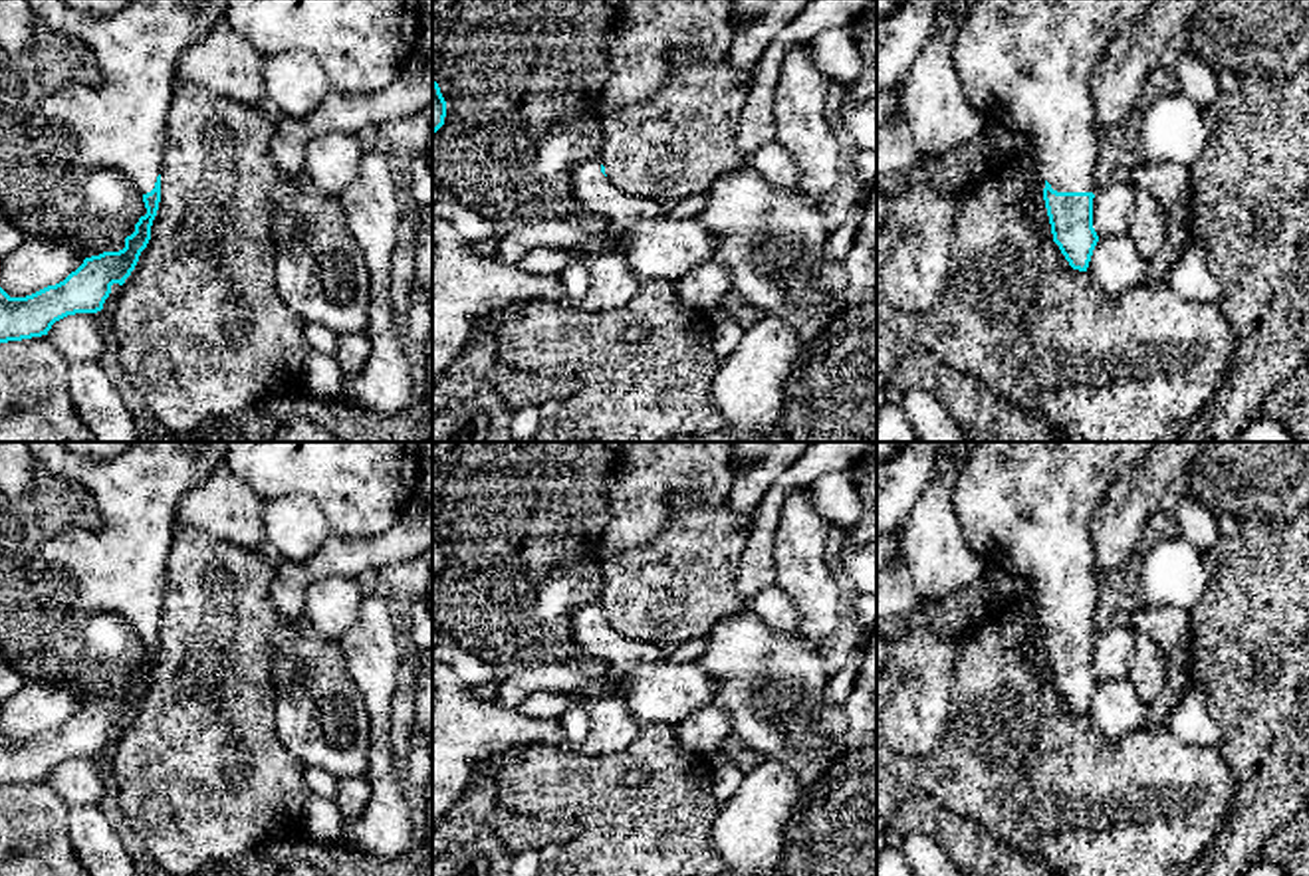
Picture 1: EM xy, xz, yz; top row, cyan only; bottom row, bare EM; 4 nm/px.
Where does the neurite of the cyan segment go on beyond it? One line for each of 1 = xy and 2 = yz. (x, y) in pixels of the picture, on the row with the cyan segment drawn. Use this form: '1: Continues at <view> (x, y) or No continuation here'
1: Continues at xy (121, 121)
2: Continues at yz (1028, 64)

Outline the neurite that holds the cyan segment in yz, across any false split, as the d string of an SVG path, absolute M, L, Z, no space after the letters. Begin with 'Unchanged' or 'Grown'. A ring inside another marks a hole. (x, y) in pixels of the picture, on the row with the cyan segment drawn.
Grown. M974 0L950 52L966 99L986 119L1017 127L1043 186L1053 242L1073 270L1087 272L1099 236L1093 228L1101 133L1091 73L1123 24L1154 0Z

